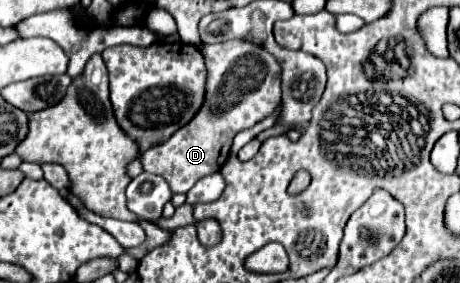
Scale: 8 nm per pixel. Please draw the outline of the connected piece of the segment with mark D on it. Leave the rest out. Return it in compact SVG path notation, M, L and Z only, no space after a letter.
M246 40L202 44L198 50L208 70L204 104L170 140L146 150L142 156L144 170L162 176L174 194L186 194L200 178L218 172L230 156L234 136L268 118L280 106L280 66L266 50Z

